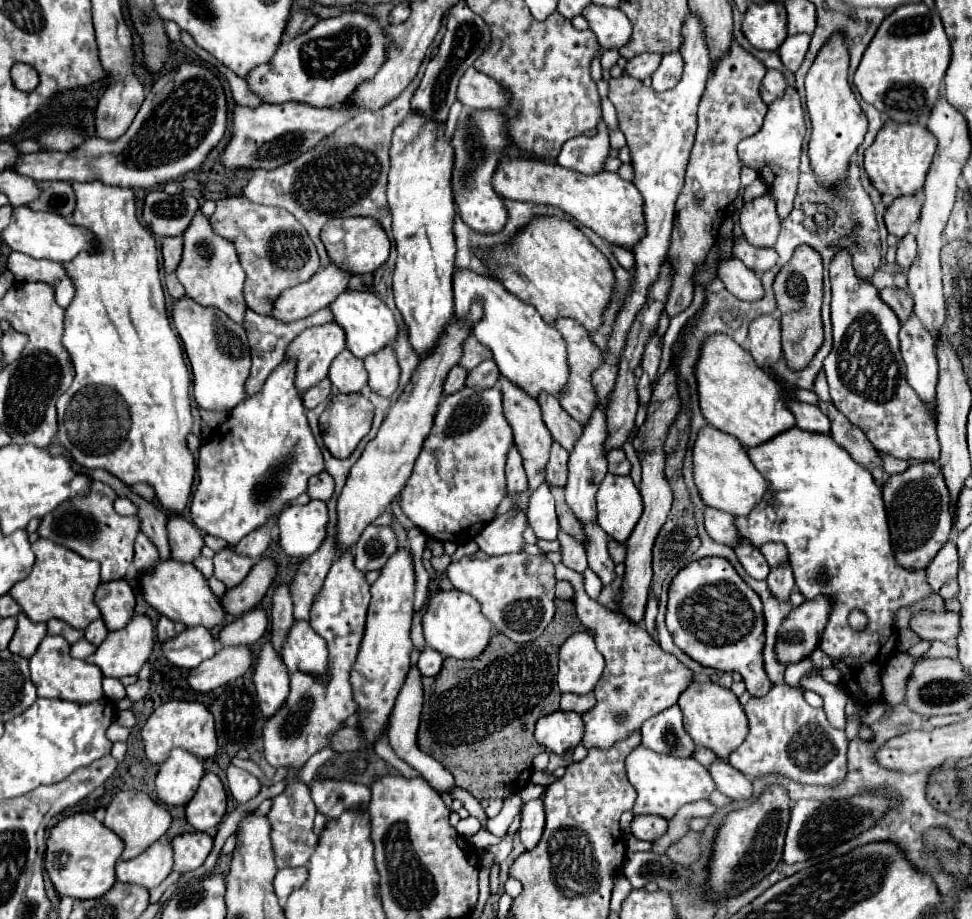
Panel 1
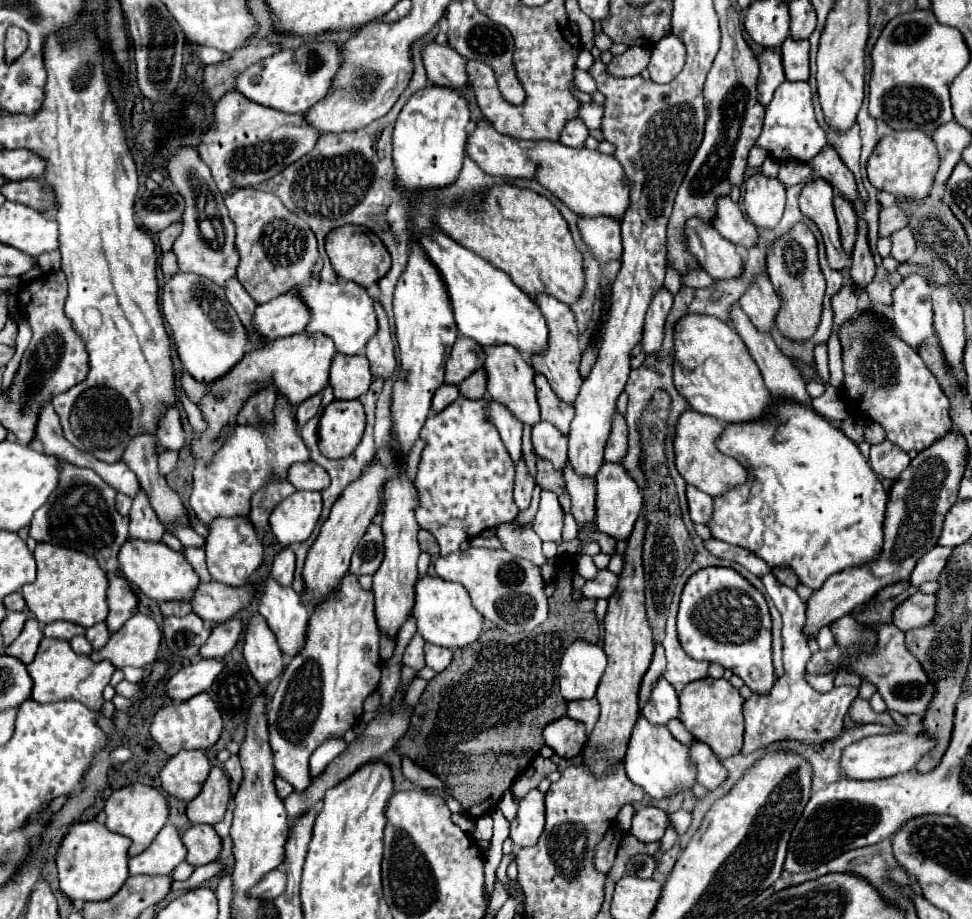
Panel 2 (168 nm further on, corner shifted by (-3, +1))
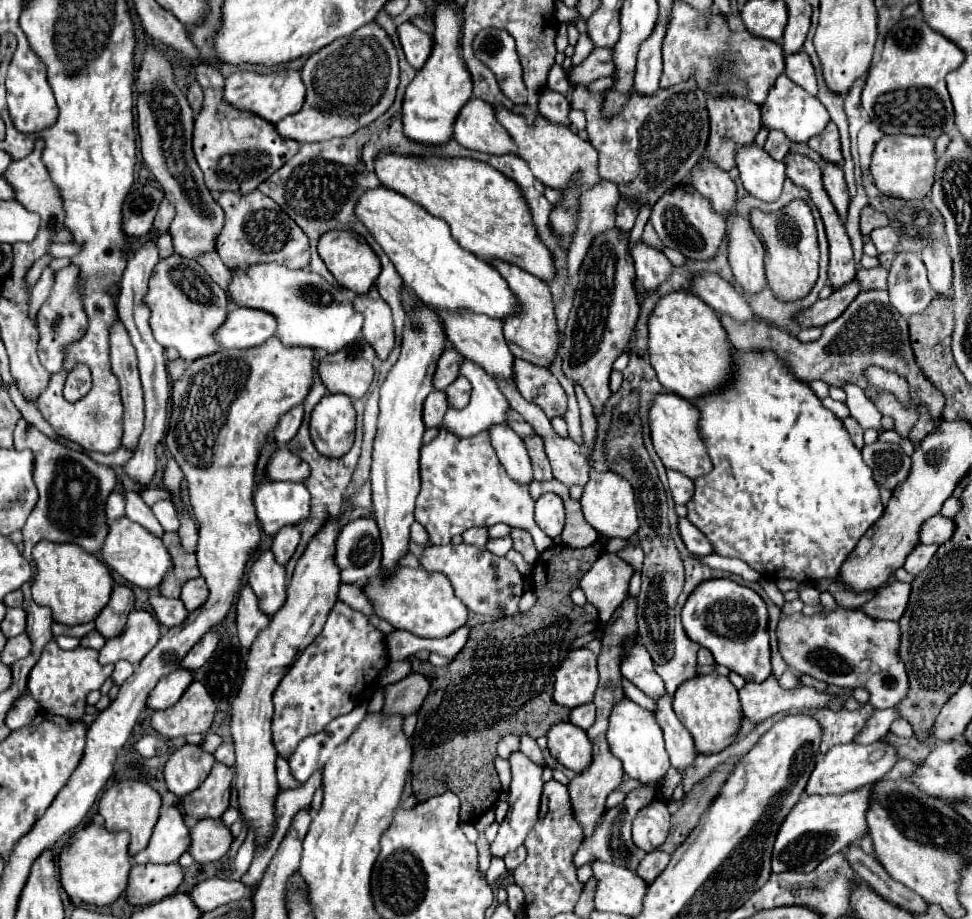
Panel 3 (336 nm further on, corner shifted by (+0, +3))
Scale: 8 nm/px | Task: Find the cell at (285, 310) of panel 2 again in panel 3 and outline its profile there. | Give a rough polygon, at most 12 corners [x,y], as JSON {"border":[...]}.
{"border":[[235,306],[215,332],[223,348],[253,348],[275,334],[275,318]]}

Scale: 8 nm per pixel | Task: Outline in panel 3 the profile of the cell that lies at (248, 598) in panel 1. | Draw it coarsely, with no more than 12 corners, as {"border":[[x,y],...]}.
{"border":[[199,576],[183,586],[181,600],[193,612],[209,594],[205,580]]}

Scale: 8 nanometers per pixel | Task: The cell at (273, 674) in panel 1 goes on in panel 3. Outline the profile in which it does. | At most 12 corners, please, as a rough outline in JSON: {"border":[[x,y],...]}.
{"border":[[249,586],[239,594],[237,630],[243,648],[269,626]]}

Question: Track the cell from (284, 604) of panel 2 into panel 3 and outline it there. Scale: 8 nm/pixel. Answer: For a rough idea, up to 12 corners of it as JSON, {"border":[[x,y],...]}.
{"border":[[273,552],[249,568],[259,608],[273,616],[287,600],[285,568]]}

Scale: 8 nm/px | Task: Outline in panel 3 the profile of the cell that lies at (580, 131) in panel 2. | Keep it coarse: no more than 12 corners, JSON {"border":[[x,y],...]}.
{"border":[[553,90],[539,102],[541,116],[553,124],[571,126],[571,104]]}

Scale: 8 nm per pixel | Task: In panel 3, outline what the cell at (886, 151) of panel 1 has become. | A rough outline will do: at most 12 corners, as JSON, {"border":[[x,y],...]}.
{"border":[[883,136],[871,176],[885,196],[925,198],[935,142]]}

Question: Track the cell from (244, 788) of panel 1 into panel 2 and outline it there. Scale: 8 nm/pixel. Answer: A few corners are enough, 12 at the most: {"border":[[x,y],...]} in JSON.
{"border":[[232,754],[224,762],[224,772],[236,784],[242,778],[240,760]]}

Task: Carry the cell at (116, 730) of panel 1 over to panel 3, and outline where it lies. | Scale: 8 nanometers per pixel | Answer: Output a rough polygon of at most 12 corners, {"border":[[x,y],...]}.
{"border":[[47,642],[27,690],[47,712],[81,720],[111,676],[99,652]]}

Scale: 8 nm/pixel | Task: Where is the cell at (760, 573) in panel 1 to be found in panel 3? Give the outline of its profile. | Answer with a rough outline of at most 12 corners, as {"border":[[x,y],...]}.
{"border":[[679,520],[679,532],[689,552],[713,554],[711,542],[689,520]]}

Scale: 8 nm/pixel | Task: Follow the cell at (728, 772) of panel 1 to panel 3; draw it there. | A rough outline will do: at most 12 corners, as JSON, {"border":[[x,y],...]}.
{"border":[[669,694],[655,712],[671,766],[685,772],[697,758],[695,742],[675,716]]}

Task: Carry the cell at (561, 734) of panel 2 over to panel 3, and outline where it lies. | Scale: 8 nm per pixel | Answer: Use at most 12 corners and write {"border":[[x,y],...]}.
{"border":[[559,722],[547,732],[551,756],[579,772],[591,762],[583,728]]}

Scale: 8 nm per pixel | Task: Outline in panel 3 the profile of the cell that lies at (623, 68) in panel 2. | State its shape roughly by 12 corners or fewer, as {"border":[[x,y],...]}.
{"border":[[595,48],[571,68],[575,84],[589,84],[615,72],[613,50]]}

